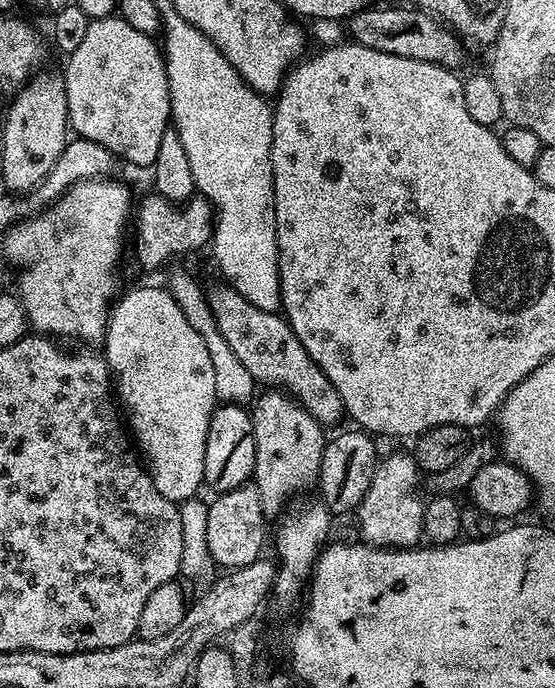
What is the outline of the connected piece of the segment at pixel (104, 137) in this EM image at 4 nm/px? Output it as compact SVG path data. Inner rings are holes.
M111 14L89 23L83 42L78 45L78 50L67 53L66 60L68 65L62 68L62 75L71 131L79 139L89 140L110 150L113 157L120 159L121 156L136 168L151 169L152 163L158 158L162 134L170 127L172 119L168 75L161 45L153 37L142 34L142 30L134 30L134 26L120 19L119 15Z

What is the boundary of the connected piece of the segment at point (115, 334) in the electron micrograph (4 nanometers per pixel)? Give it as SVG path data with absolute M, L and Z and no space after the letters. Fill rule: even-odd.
M167 287L132 288L126 292L111 305L108 329L102 341L102 355L108 362L119 407L126 417L131 439L148 469L149 478L162 498L181 502L190 499L204 484L206 438L212 411L218 406L214 366L210 362L210 353L206 351L206 342L202 342L202 334L186 322L186 314L182 314Z

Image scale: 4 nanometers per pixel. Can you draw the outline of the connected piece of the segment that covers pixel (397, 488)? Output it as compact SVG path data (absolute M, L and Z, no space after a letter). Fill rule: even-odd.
M392 452L388 457L381 459L376 466L376 473L362 498L362 502L356 507L354 519L360 523L359 539L365 544L371 544L374 548L414 548L424 540L424 517L425 501L420 500L416 493L416 476L418 469L415 459L404 452Z

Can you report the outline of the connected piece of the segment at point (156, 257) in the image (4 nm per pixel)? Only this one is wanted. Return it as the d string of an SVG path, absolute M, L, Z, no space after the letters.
M149 194L144 201L137 203L134 208L134 228L136 224L136 260L144 268L160 268L167 256L184 256L195 248L200 248L212 239L212 225L214 213L212 203L199 194L193 194L183 204L171 204L166 198Z

